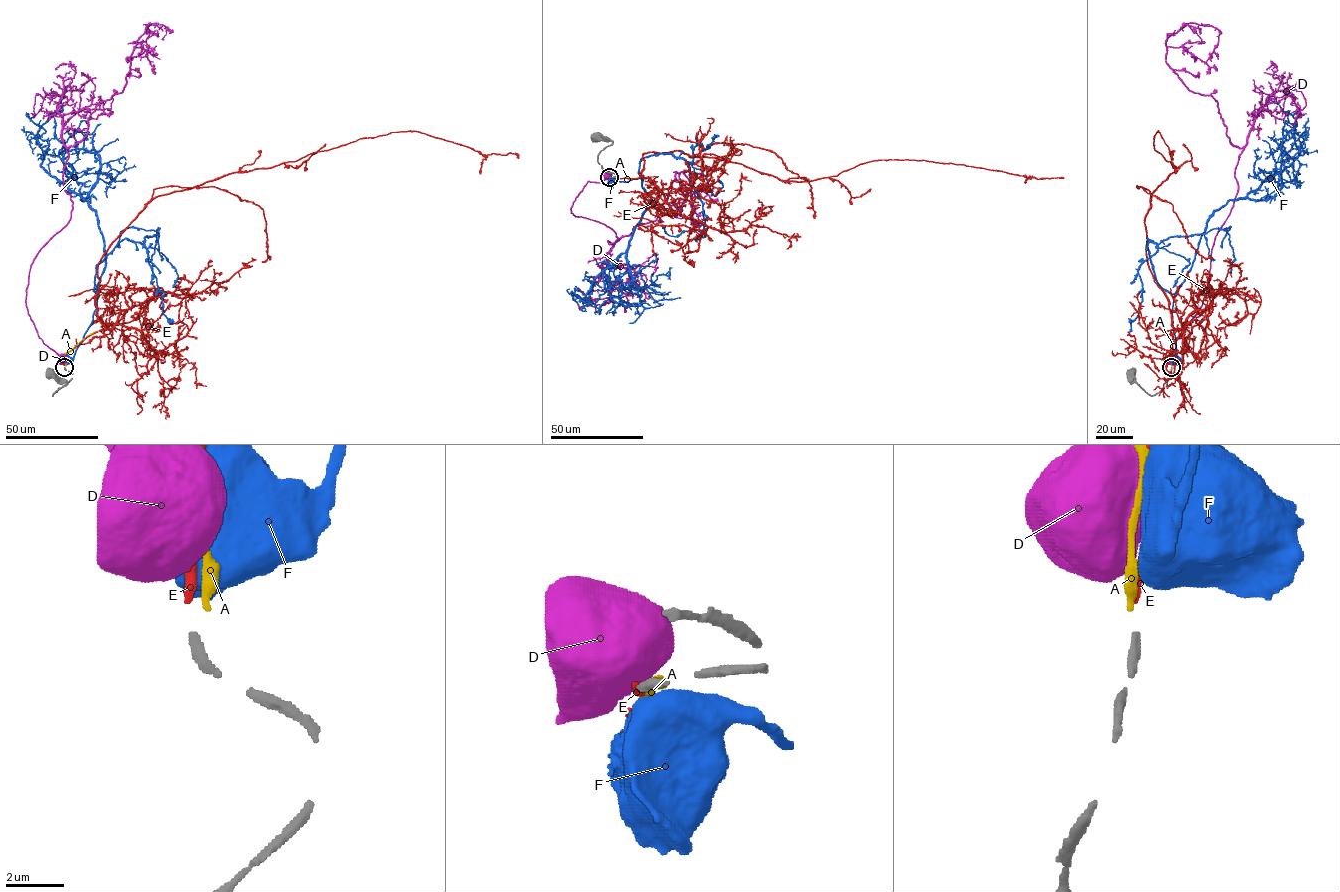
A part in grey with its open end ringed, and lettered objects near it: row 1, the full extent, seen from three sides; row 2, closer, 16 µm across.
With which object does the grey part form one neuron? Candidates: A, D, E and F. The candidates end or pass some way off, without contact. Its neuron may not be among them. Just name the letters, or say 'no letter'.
E

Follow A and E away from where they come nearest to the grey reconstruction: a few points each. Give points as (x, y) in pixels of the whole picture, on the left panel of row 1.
A: (65, 366), (65, 354), (95, 332)
E: (64, 365), (67, 352), (105, 330), (95, 303), (100, 259), (158, 196), (391, 132), (518, 158)

